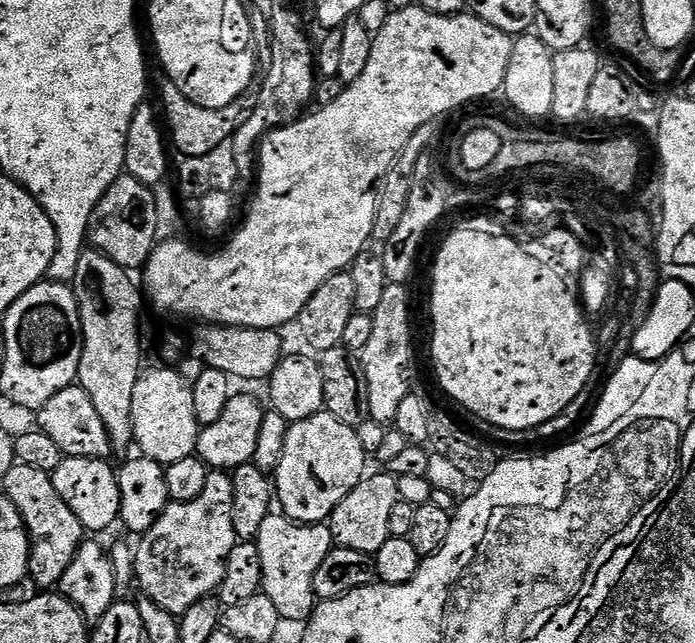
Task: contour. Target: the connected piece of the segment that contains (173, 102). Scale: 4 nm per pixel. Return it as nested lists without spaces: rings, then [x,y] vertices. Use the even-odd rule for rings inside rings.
[[[165,79],[163,83],[164,85],[160,88],[160,96],[164,99],[164,112],[168,115],[166,128],[170,133],[171,143],[174,148],[174,143],[176,143],[181,157],[198,156],[201,154],[202,148],[204,152],[216,152],[220,146],[231,141],[236,131],[254,115],[266,95],[265,85],[253,82],[230,106],[204,109],[202,106],[190,102],[190,98],[186,98],[186,94],[182,94],[182,90],[178,90],[178,86],[174,86],[172,80]],[[200,136],[204,136],[204,146],[202,147],[200,147]]]

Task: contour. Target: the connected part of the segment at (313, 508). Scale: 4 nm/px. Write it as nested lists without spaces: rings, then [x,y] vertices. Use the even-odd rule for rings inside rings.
[[[328,411],[297,420],[288,429],[284,453],[274,473],[275,499],[284,507],[283,515],[298,524],[325,523],[335,508],[361,487],[368,463],[370,457],[363,450],[357,429],[338,422]]]

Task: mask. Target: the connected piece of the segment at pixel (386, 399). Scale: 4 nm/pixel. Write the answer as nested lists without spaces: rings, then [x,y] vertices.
[[[389,283],[378,310],[372,316],[372,334],[362,353],[366,370],[366,386],[370,386],[370,417],[385,426],[395,425],[402,402],[413,391],[412,379],[416,376],[416,348],[412,345],[412,308],[408,305],[409,289],[402,284]]]

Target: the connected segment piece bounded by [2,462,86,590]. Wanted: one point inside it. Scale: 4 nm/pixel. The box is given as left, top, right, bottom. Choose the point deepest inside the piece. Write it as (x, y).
(55, 535)

